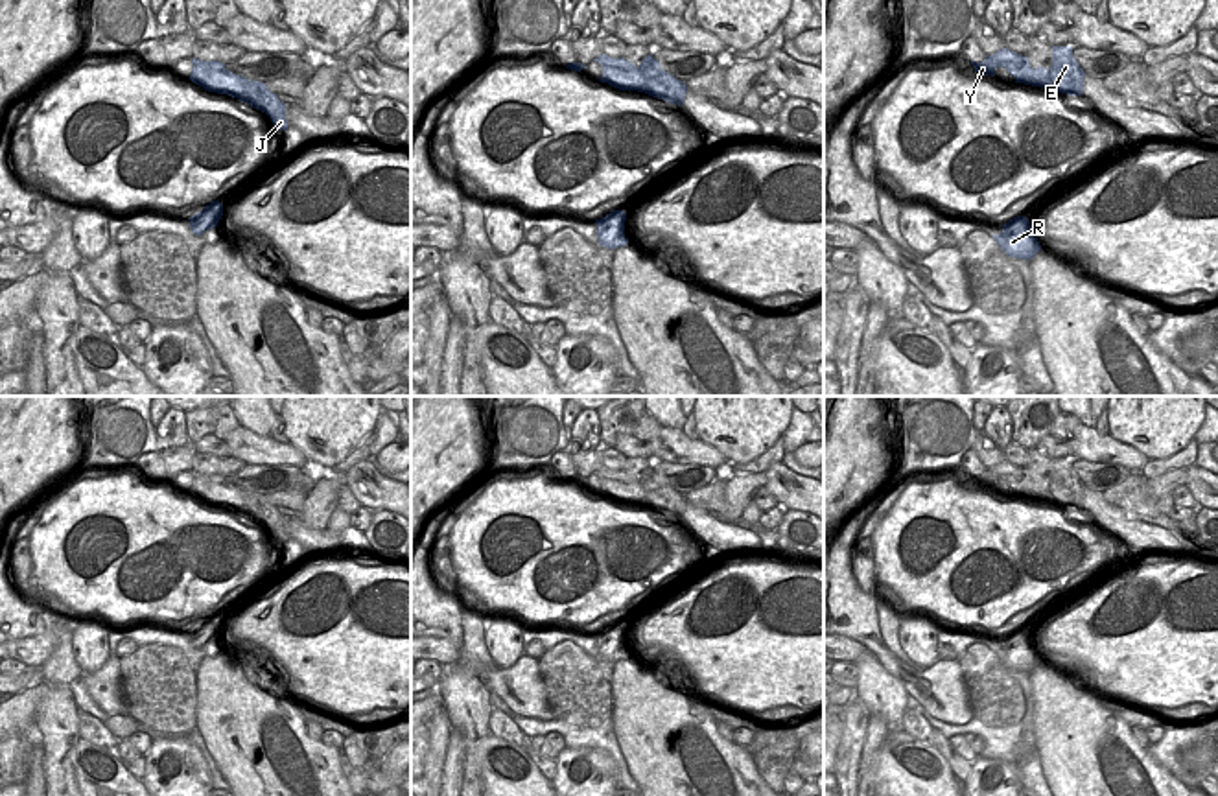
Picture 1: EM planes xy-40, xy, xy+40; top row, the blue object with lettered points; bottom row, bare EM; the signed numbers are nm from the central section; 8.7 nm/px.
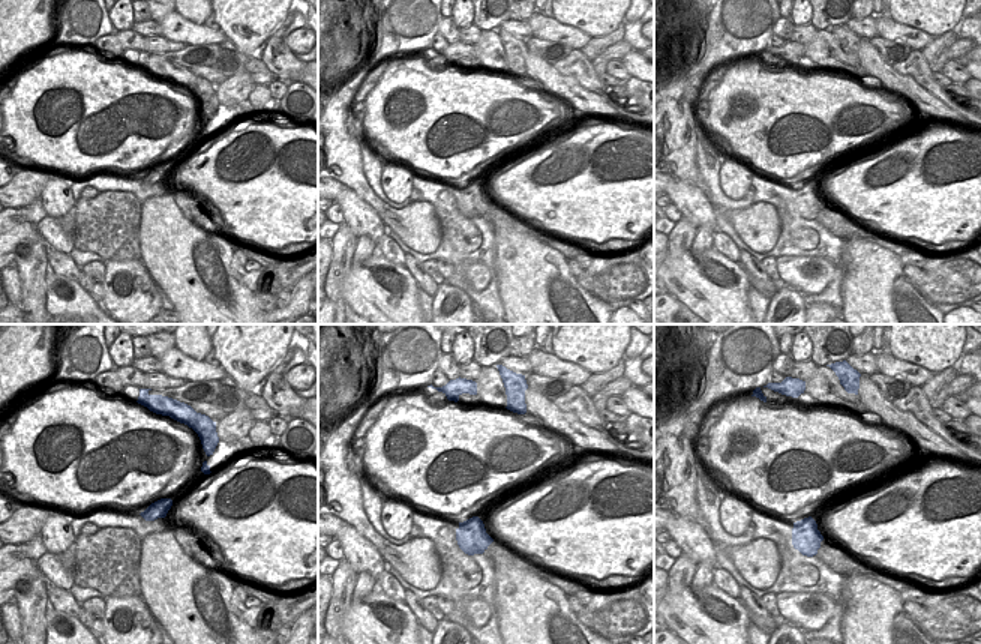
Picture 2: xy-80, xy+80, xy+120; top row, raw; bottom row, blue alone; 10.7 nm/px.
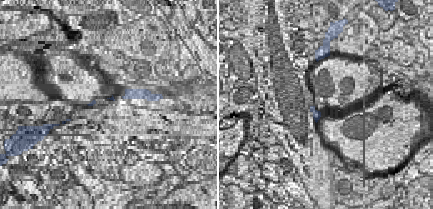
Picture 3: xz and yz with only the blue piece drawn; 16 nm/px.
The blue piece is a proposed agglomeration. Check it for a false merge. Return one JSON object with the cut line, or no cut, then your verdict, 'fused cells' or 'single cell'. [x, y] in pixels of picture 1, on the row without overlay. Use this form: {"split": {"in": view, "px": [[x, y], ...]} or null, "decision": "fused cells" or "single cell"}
{"split": {"in": "xy-40", "px": [[245, 492], [251, 516]]}, "decision": "fused cells"}

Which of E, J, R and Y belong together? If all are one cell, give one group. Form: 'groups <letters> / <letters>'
groups E J R / Y

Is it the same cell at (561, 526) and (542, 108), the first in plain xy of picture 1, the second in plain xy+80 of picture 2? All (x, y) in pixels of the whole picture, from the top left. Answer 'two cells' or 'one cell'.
one cell

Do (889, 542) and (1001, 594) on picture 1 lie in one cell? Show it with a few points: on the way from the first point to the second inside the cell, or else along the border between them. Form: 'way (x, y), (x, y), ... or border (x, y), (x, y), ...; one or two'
way (916, 542), (935, 542), (973, 566); one

